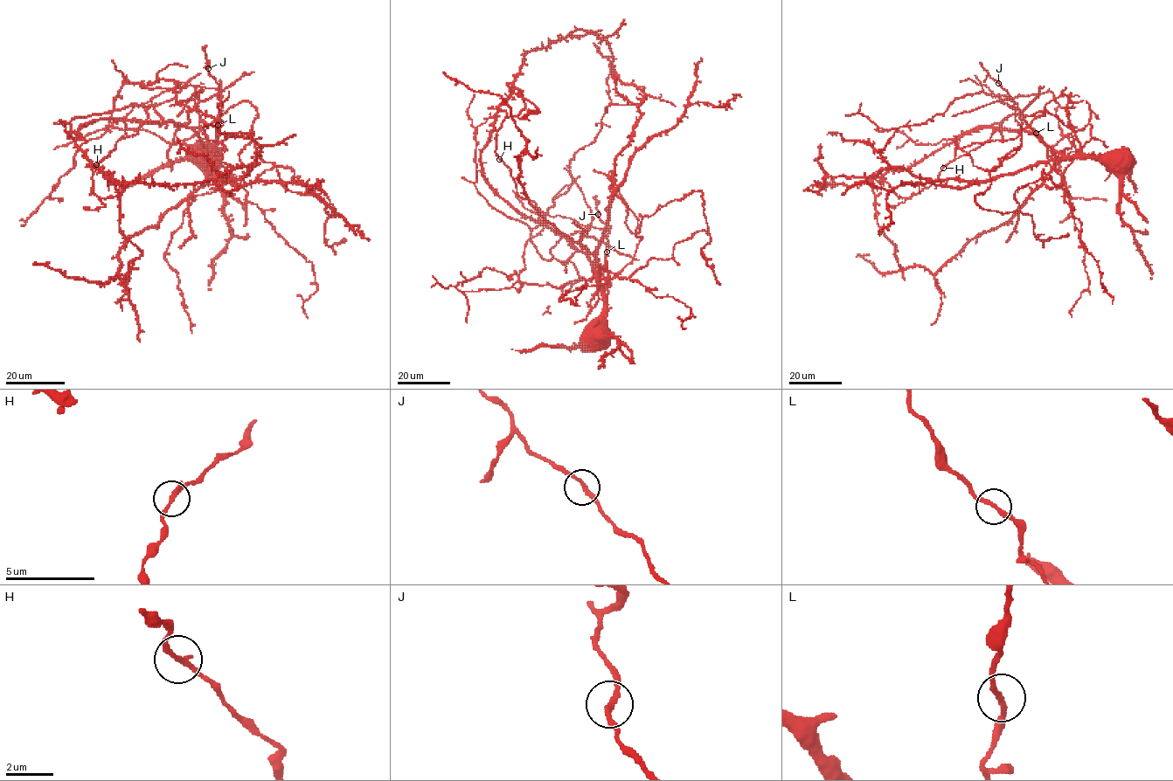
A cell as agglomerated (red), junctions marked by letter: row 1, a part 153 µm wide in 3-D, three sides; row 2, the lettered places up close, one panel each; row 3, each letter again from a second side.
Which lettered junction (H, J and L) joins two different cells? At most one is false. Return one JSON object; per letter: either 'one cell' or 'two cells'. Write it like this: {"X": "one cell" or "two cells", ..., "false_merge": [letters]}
{"H": "two cells", "J": "one cell", "L": "one cell", "false_merge": ["H"]}

